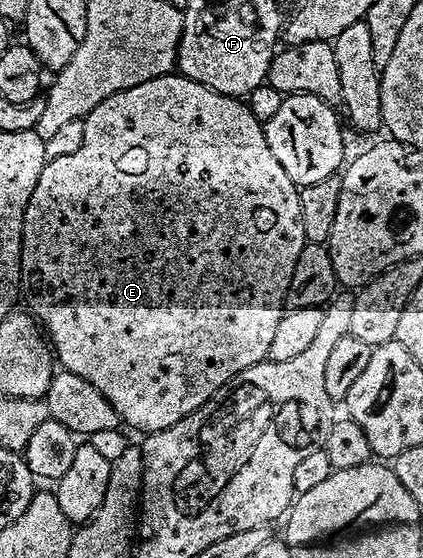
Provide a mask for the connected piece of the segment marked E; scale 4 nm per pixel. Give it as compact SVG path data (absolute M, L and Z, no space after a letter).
M175 71L165 74L163 77L149 79L145 83L138 83L127 90L117 91L116 94L109 96L103 102L97 103L97 107L93 107L91 113L82 119L81 126L83 126L83 134L79 137L79 146L72 153L63 153L60 157L52 156L44 164L41 175L37 179L37 187L33 187L33 195L25 207L23 242L19 248L21 297L22 300L27 300L28 306L26 305L26 308L41 326L42 332L49 338L49 344L58 364L60 361L63 364L60 366L66 372L81 375L81 379L93 383L93 387L97 387L97 391L101 391L101 395L105 395L105 399L115 408L120 422L124 426L132 425L133 428L140 429L140 434L143 435L156 433L181 419L185 419L185 415L197 411L197 407L204 405L222 385L229 383L229 379L233 379L241 371L253 367L259 361L267 360L269 343L273 340L273 331L277 328L281 315L285 312L285 298L289 287L289 279L293 275L297 255L301 255L305 244L303 228L299 222L299 189L289 179L289 175L285 175L285 171L281 171L281 163L277 163L277 159L273 159L263 134L263 125L254 118L248 106L240 98L221 95L217 91L199 85L193 79L182 76Z

